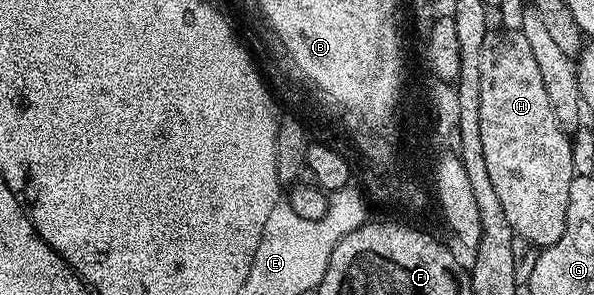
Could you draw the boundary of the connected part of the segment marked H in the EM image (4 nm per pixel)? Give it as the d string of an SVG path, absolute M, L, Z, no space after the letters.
M520 29L513 31L490 30L483 41L481 50L481 96L479 97L479 130L483 133L483 157L487 161L487 173L491 176L491 185L495 185L495 194L503 204L503 213L507 221L511 221L511 229L514 236L525 239L538 249L544 249L555 245L559 237L563 237L565 218L567 217L567 197L571 193L571 181L573 180L573 166L571 165L571 139L559 125L555 113L551 109L551 101L547 101L547 89L543 85L543 76L539 74L539 65L535 56L531 53L531 45L527 45L527 37L523 37Z

